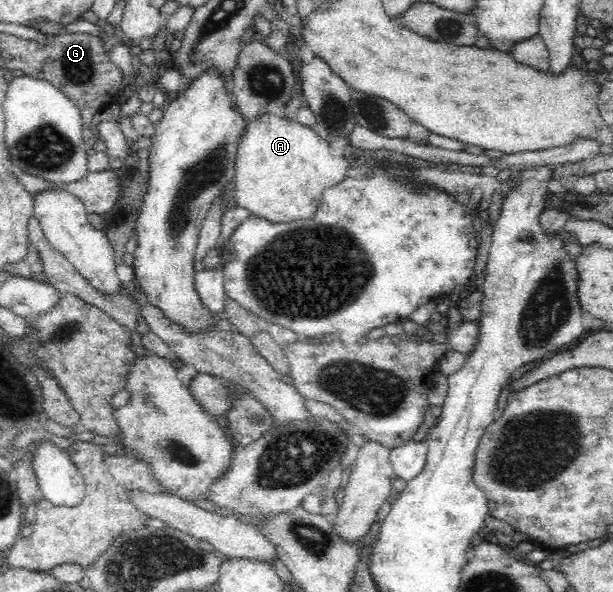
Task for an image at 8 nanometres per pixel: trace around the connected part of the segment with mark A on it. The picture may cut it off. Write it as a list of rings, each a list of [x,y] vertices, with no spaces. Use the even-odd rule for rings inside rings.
[[[263,114],[247,121],[247,129],[237,147],[237,165],[233,188],[236,206],[249,210],[251,216],[265,218],[270,222],[305,221],[315,217],[321,197],[327,188],[348,178],[350,164],[345,157],[332,154],[329,142],[319,137],[310,126],[296,120]]]

